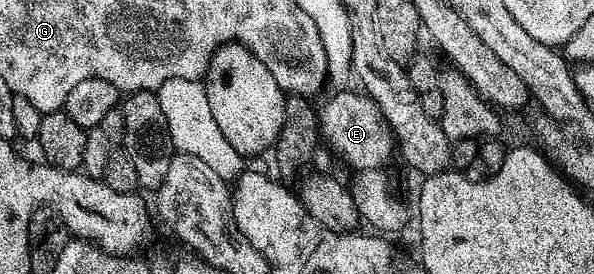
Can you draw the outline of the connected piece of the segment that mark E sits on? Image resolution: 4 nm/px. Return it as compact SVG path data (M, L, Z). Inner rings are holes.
M361 90L338 91L323 107L317 108L320 139L339 160L354 167L355 172L376 170L393 156L396 140L393 131L386 124L381 111L369 95Z

